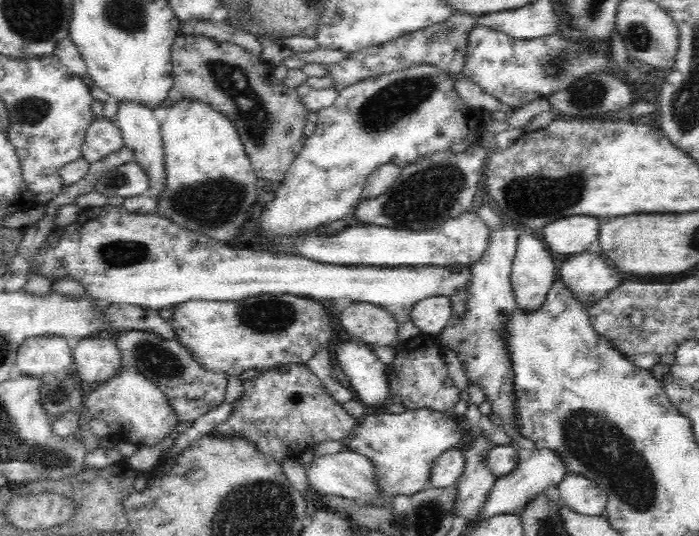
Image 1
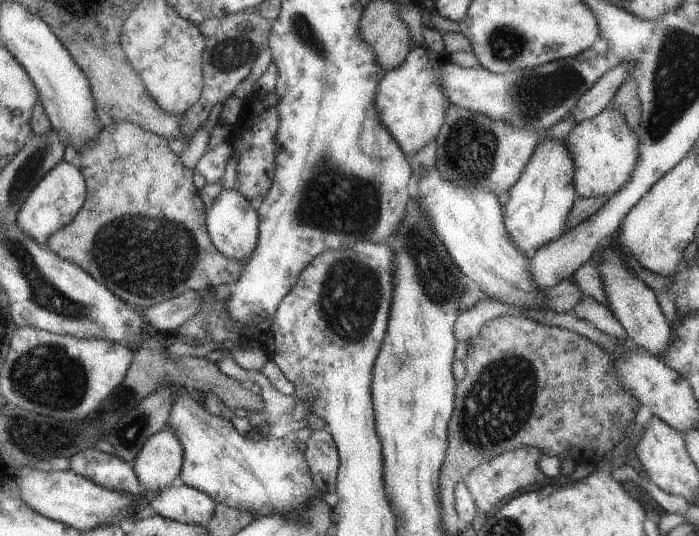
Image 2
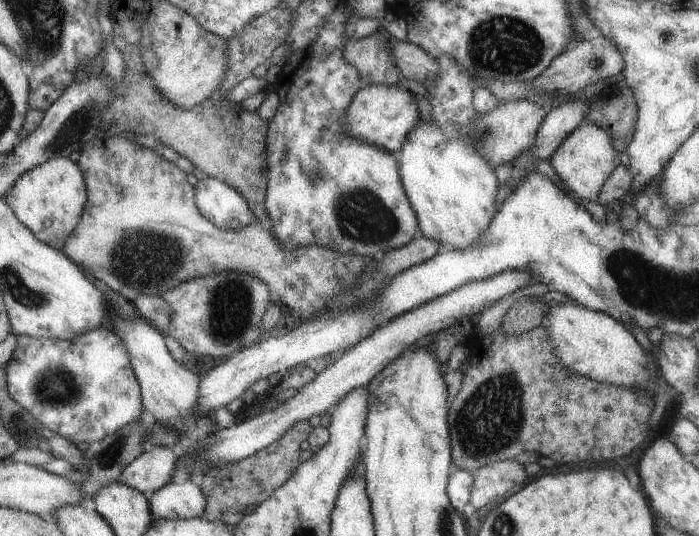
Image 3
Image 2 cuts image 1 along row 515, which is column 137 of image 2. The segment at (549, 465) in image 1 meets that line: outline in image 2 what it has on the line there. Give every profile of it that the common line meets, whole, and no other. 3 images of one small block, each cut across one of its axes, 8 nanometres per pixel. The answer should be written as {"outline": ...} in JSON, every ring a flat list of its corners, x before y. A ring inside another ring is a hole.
{"outline":[[96,448,82,450,69,458,70,470,84,476,98,486,120,490,124,494,140,496,143,490,137,482,133,462,124,462,118,456,98,451]]}

